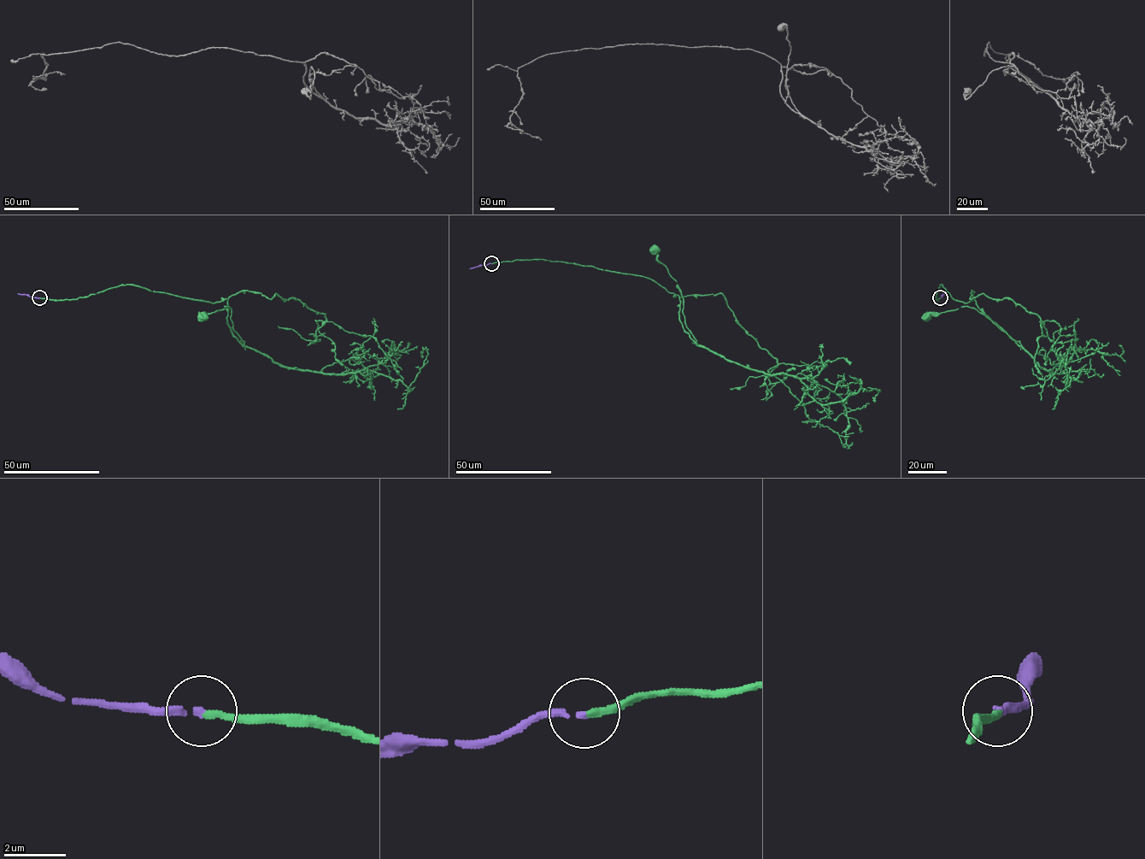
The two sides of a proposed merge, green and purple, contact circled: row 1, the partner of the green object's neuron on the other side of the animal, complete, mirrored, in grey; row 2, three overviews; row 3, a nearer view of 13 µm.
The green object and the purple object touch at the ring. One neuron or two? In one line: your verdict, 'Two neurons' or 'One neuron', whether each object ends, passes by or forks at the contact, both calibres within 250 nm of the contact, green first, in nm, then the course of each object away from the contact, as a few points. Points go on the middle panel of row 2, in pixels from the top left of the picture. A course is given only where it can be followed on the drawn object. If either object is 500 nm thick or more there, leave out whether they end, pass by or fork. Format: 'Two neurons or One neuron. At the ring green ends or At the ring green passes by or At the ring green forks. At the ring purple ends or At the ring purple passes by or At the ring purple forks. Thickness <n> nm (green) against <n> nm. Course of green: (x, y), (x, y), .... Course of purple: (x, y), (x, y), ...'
One neuron. At the ring green ends. At the ring purple ends. Thickness 240 nm (green) against 190 nm. Course of green: (492, 263), (543, 259), (648, 278), (678, 296), (679, 320), (695, 344), (676, 281), (654, 250). Course of purple: (491, 263), (469, 268)

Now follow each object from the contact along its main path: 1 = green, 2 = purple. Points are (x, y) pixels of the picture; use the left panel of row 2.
1: (40, 297), (77, 299), (127, 284), (215, 303), (226, 298), (227, 324), (243, 345), (228, 306), (202, 317)
2: (39, 297), (17, 293)

